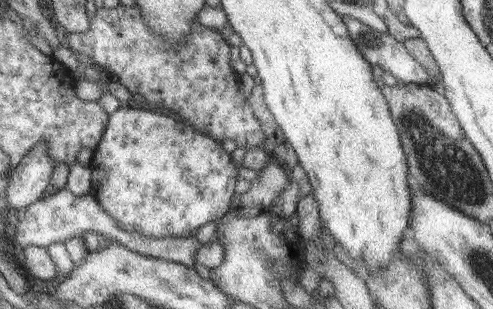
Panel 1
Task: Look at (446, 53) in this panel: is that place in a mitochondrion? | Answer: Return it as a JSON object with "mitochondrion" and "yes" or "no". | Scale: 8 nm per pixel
{"mitochondrion":"no"}

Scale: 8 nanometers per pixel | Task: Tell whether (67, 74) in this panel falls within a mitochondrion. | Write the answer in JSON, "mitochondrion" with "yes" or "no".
{"mitochondrion":"no"}

